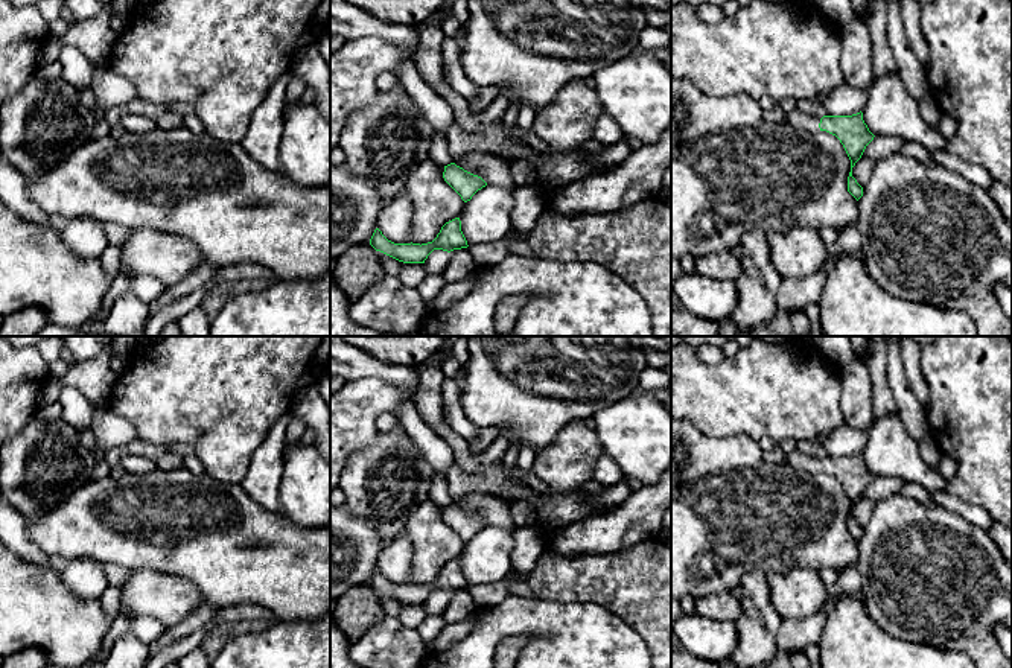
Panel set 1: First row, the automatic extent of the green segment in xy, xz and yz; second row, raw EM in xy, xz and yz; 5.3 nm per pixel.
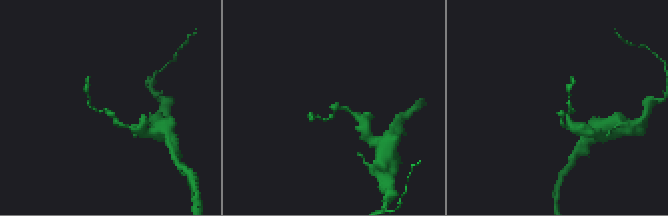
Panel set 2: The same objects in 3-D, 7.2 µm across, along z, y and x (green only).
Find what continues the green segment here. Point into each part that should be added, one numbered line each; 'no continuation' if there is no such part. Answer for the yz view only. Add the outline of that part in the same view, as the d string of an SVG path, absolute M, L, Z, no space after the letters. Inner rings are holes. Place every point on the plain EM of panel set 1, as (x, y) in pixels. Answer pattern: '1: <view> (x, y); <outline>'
1: yz (799, 461); M797 449L785 453L785 461L788 466L791 466L794 470L800 473L807 473L807 475L820 473L820 469L819 469L820 458L805 455L799 452Z

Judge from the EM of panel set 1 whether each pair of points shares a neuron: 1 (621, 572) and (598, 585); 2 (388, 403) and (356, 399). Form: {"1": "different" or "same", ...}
{"1": "same", "2": "same"}

